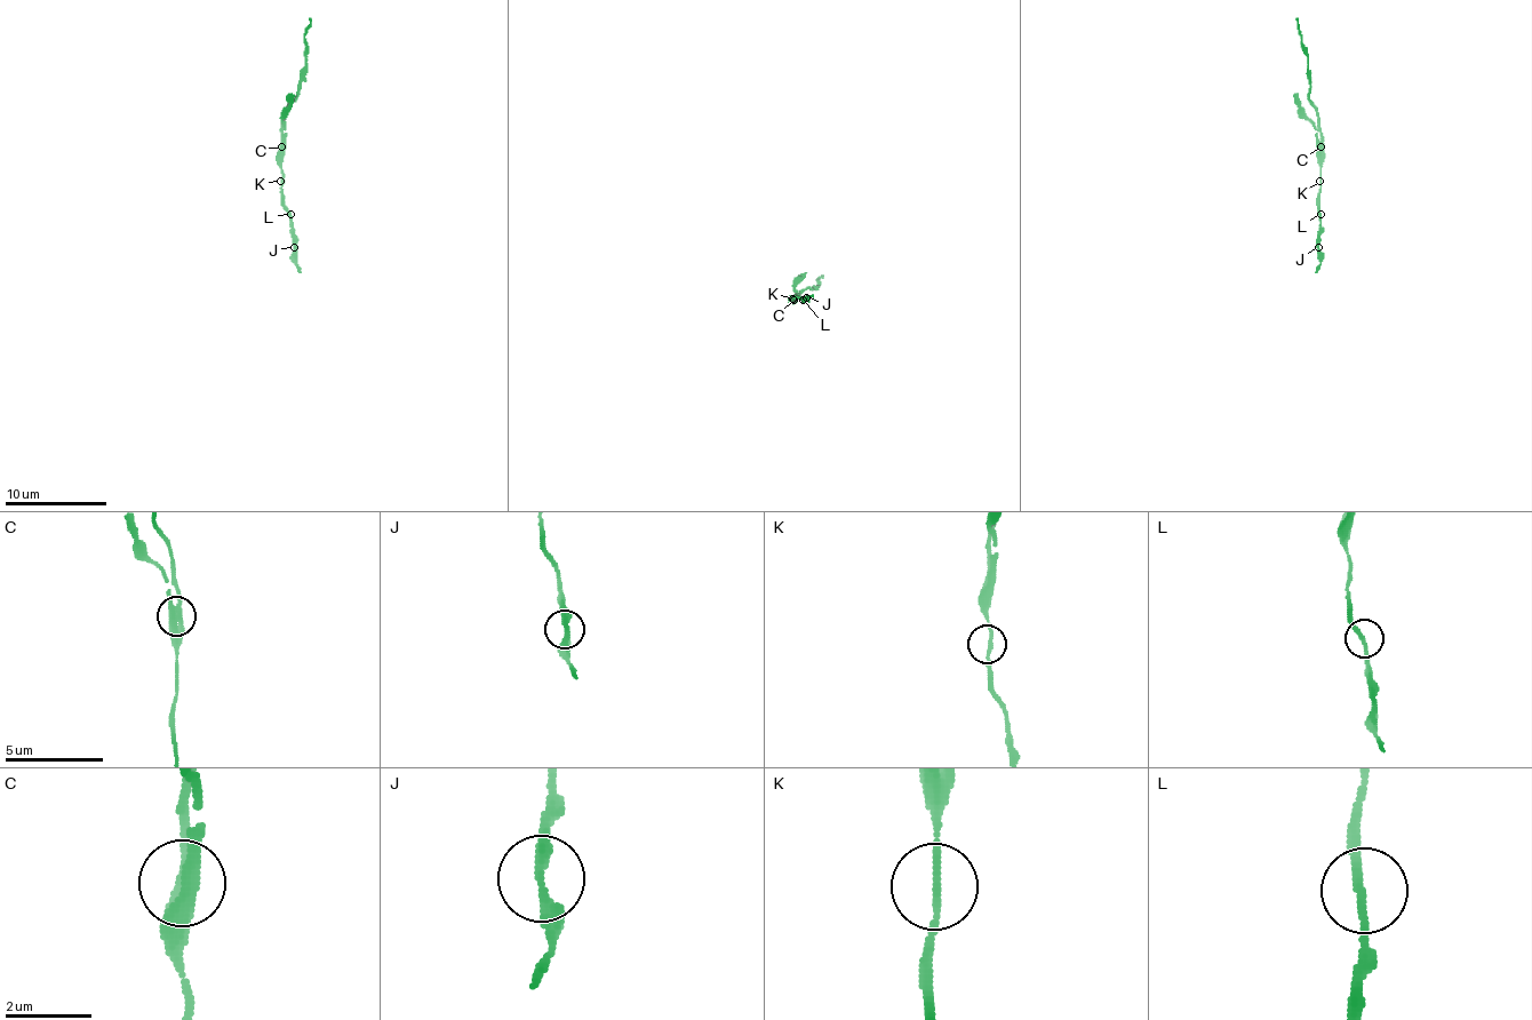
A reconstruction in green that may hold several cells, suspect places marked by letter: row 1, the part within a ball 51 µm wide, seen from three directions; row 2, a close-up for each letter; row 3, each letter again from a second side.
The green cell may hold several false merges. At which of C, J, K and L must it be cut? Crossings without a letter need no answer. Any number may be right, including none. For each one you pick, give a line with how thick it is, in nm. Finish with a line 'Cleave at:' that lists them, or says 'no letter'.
C: Thickness 340 nm
Cleave at: C

